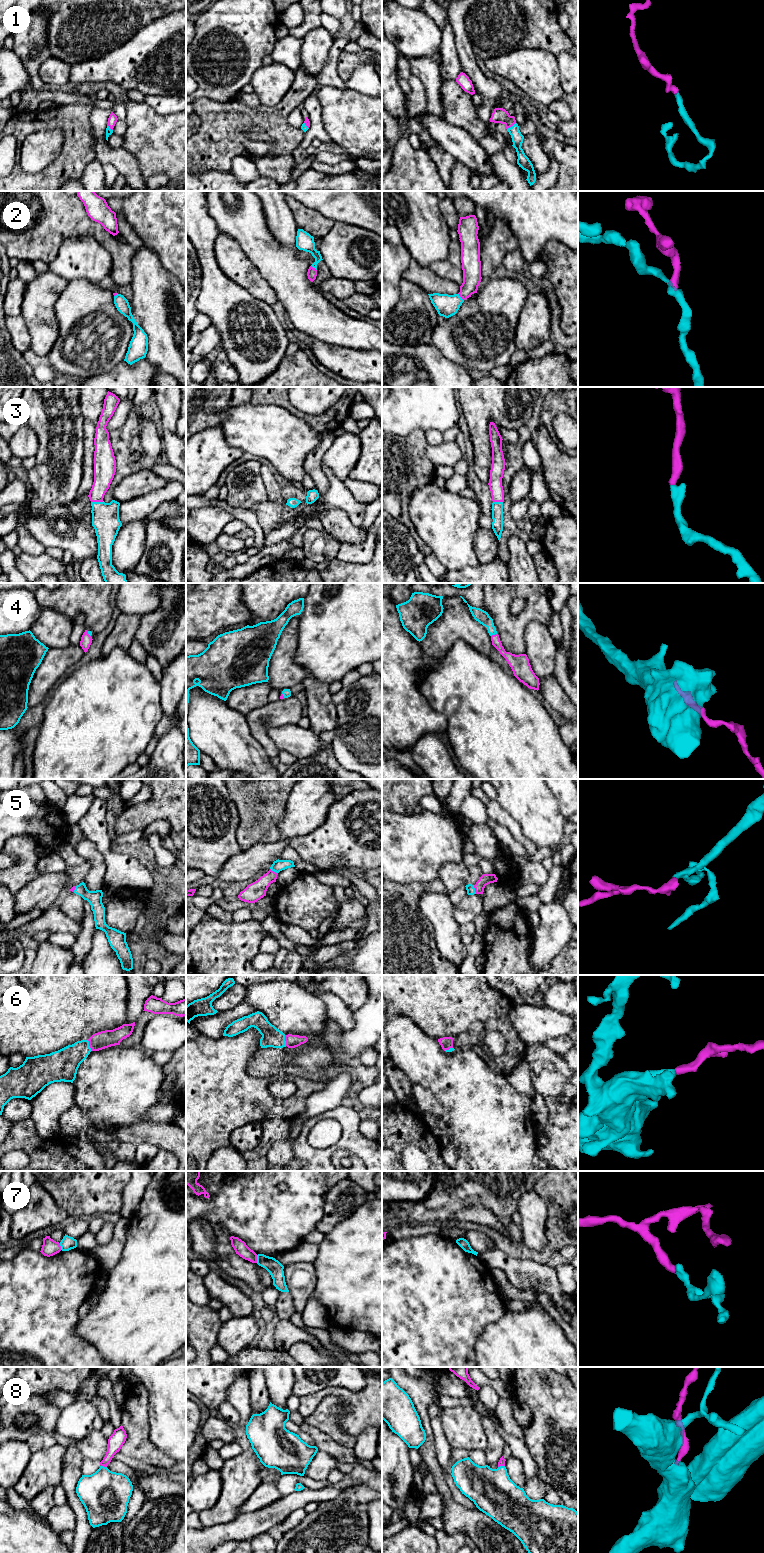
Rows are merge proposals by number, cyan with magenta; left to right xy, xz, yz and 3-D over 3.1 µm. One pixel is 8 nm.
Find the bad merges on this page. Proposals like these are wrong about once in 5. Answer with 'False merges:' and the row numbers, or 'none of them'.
False merges: none of them

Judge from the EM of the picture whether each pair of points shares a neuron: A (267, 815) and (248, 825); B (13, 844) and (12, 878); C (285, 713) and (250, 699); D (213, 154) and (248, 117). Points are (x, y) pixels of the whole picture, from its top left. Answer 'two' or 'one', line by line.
A: one
B: one
C: two
D: one

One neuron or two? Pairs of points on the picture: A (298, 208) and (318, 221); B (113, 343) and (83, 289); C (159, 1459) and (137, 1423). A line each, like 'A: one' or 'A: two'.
A: one
B: one
C: one

